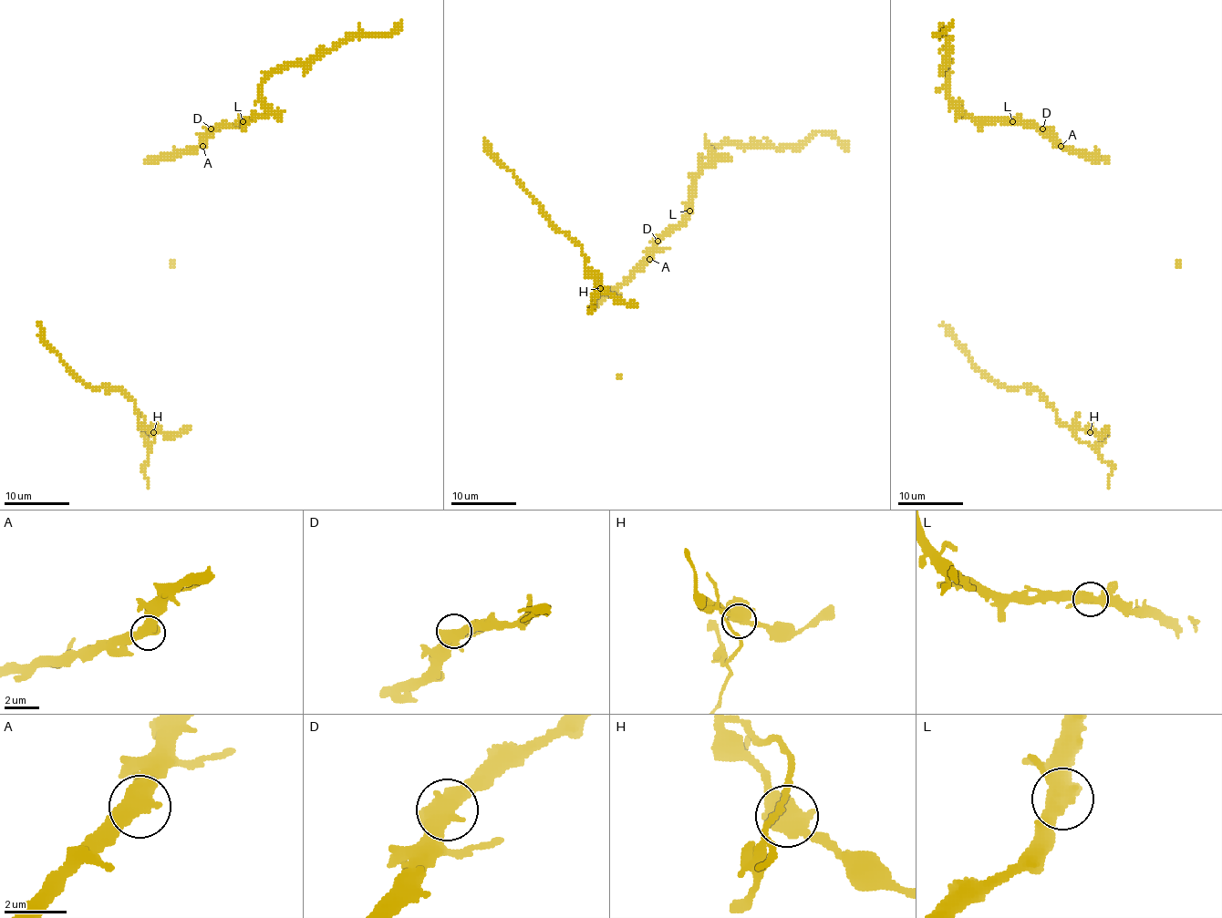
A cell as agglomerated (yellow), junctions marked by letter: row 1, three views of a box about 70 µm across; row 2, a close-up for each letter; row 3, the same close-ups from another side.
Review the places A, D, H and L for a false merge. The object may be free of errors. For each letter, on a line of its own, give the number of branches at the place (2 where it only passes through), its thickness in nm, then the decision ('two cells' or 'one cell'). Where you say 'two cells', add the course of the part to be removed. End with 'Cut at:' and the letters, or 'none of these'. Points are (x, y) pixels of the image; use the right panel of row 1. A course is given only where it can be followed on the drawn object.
A: branches 2; calibre 550 nm; one cell
D: branches 3; calibre 460 nm; one cell
H: branches 3; calibre 500 nm; one cell
L: branches 3; calibre 440 nm; one cell
Cut at: none of these

